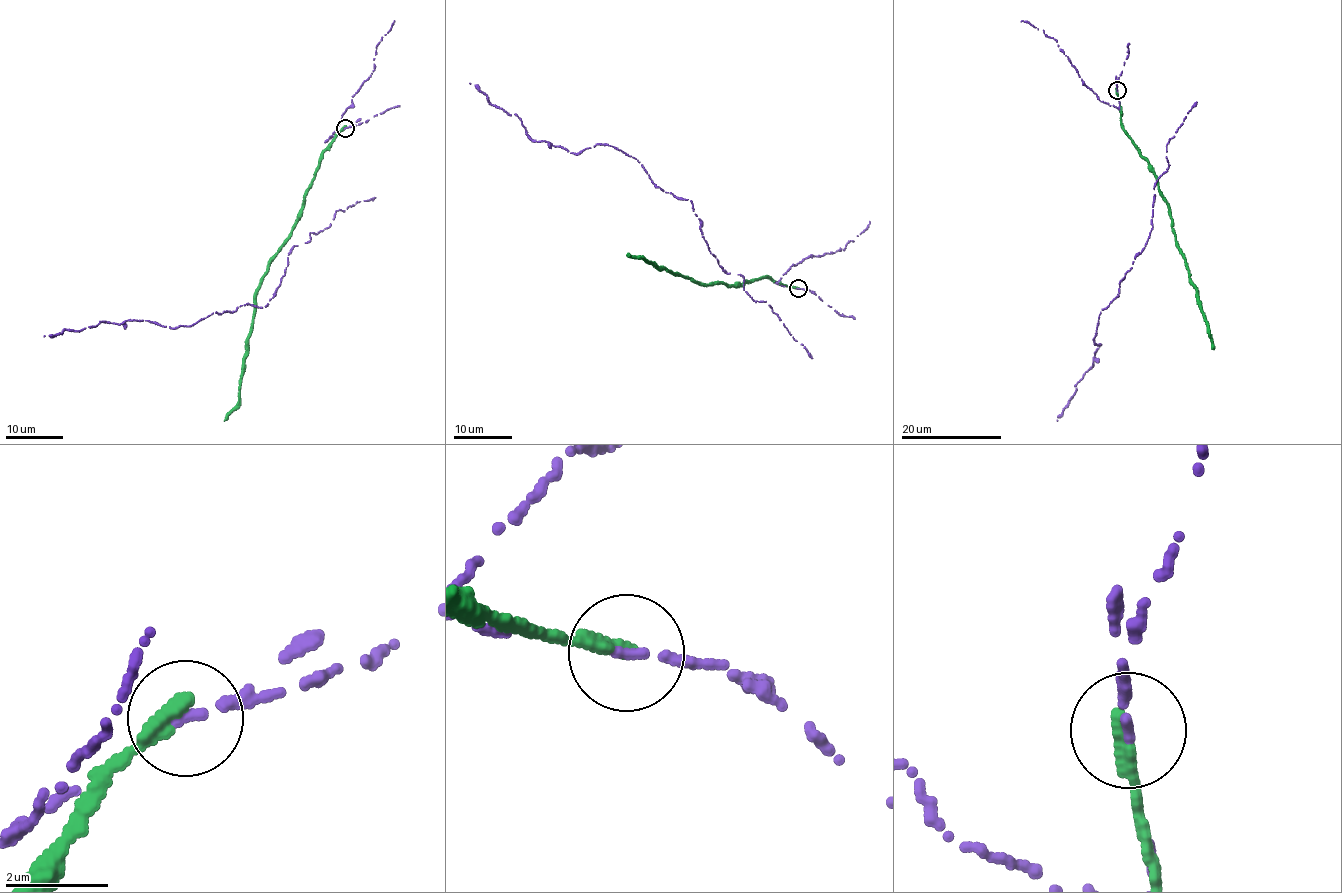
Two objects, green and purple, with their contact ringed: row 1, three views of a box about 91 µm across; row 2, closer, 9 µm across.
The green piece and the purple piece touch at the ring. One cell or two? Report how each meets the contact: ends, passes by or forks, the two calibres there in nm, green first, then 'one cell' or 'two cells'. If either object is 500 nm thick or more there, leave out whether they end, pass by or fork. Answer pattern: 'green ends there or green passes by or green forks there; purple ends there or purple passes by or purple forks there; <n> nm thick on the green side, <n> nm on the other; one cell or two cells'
green ends there; purple ends there; 400 nm thick on the green side, 180 nm on the other; two cells

